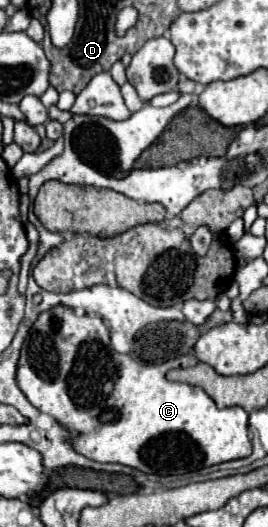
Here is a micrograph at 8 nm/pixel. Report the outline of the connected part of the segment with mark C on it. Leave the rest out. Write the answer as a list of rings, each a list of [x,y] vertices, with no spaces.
[[[58,305],[38,315],[20,351],[16,367],[16,383],[20,391],[36,409],[52,415],[62,427],[74,433],[70,443],[76,453],[98,463],[120,463],[156,475],[182,475],[186,471],[242,459],[252,453],[252,443],[248,439],[248,413],[242,407],[218,409],[204,389],[168,381],[164,377],[172,367],[194,365],[194,357],[172,359],[162,365],[144,365],[130,355],[116,353],[108,341],[110,331],[100,317],[76,315],[70,307]]]

